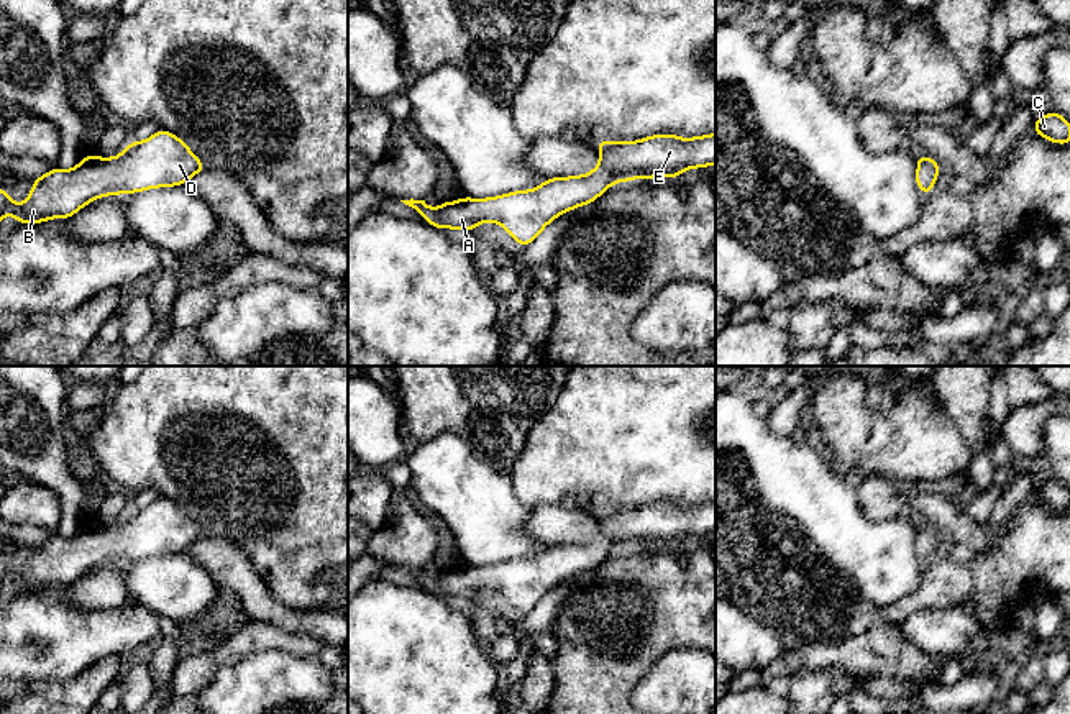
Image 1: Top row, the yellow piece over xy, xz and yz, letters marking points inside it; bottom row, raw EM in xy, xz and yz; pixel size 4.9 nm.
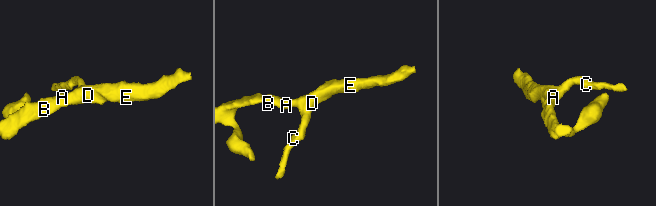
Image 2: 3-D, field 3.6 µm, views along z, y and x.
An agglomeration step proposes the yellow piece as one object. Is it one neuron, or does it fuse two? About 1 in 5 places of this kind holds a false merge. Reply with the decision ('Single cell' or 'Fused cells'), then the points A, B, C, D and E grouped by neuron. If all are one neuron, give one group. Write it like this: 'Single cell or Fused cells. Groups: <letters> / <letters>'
Single cell. Groups: A B C D E

